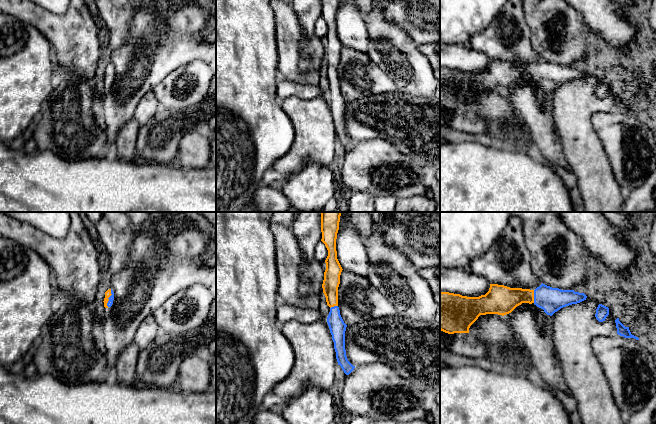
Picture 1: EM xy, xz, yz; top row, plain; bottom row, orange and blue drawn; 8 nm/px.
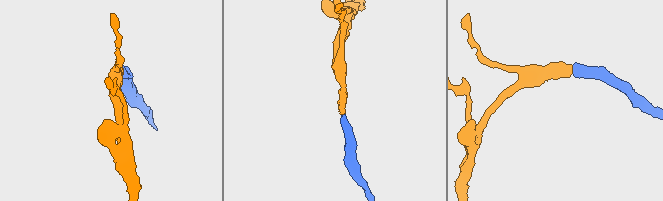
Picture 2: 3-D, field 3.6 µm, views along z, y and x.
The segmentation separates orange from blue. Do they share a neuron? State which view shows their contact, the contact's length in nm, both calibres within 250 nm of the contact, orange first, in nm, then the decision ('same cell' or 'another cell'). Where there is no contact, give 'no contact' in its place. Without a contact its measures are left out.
contact in xy; length 150 nm; calibres 50 and 50 nm; same cell

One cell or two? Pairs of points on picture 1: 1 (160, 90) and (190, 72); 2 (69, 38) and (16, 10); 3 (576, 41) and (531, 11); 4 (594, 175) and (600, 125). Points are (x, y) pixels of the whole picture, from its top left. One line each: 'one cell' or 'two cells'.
1: one cell
2: one cell
3: one cell
4: two cells

